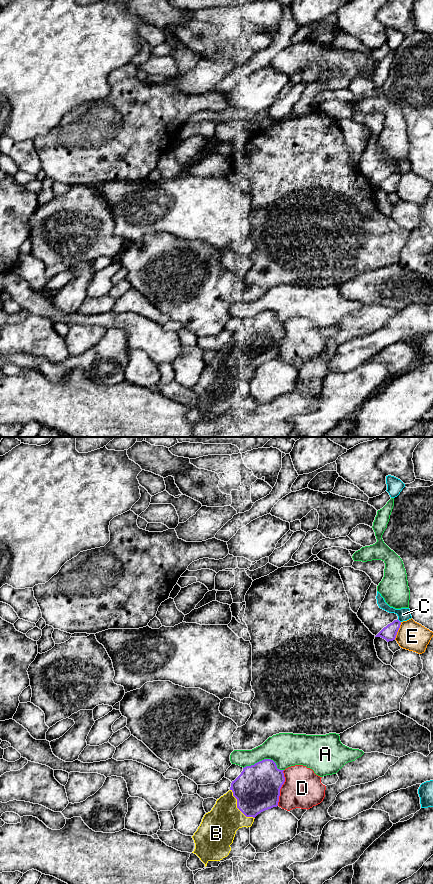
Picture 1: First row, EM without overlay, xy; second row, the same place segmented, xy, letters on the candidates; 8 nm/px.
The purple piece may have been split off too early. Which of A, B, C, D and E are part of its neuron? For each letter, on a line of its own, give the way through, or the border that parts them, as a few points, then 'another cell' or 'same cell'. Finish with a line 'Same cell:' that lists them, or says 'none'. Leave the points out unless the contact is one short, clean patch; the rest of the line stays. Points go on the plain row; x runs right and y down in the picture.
A: another cell
B: same cell
C: along xy (397, 171), (400, 174) | another cell
D: another cell
E: another cell
Same cell: B

